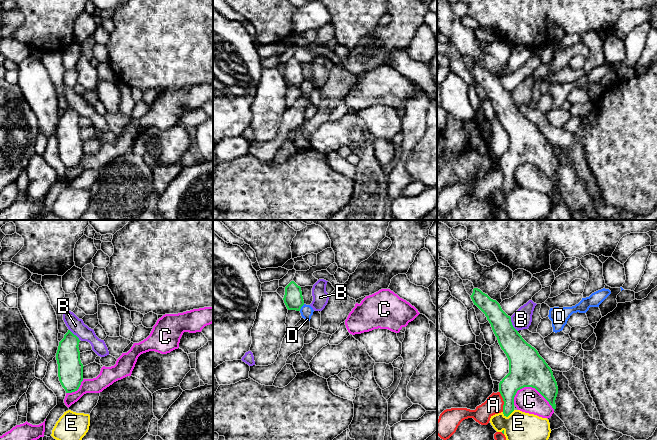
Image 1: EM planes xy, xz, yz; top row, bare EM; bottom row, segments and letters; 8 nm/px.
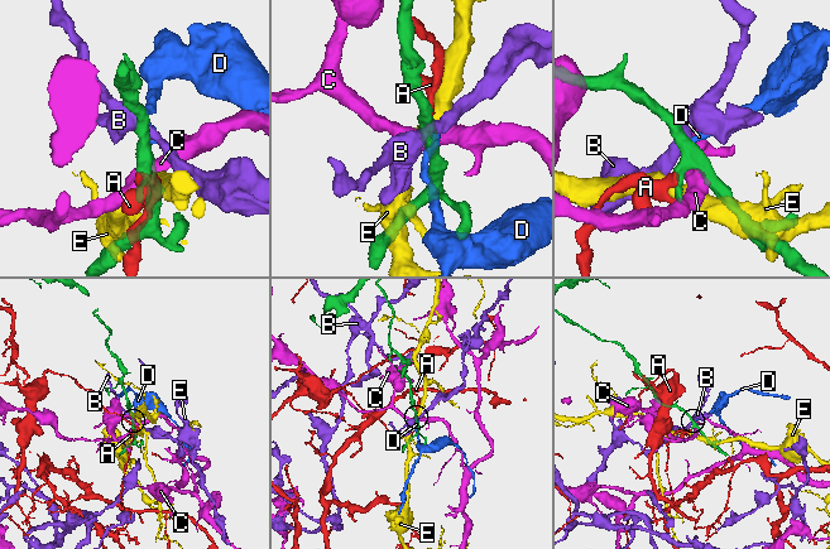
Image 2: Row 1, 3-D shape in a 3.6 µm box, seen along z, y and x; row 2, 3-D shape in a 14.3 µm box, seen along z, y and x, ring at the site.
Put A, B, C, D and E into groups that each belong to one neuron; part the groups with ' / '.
A / B / C / D / E

